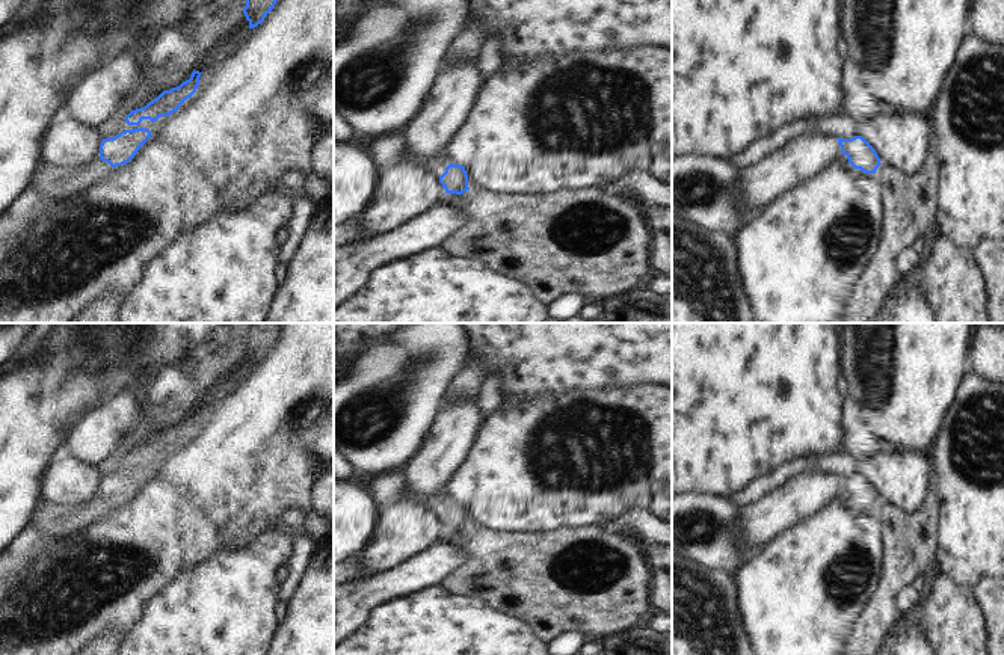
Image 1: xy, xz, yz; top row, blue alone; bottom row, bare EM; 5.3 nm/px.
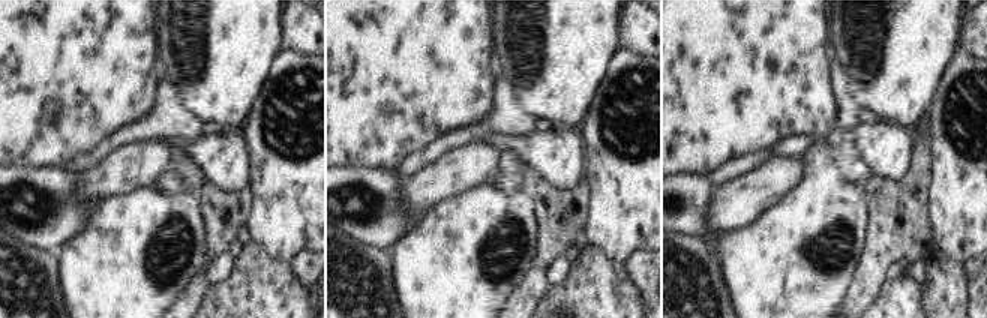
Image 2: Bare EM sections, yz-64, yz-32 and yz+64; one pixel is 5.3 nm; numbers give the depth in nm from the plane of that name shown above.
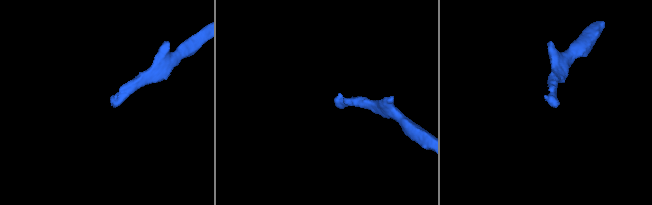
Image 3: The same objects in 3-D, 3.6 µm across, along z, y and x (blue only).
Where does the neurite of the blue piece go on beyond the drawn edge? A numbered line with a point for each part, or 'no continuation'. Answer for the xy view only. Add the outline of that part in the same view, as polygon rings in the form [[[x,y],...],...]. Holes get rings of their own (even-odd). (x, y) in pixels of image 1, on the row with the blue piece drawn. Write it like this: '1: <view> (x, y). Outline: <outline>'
1: xy (56, 181). Outline: [[[97,158],[80,169],[59,171],[39,163],[35,183],[54,193],[79,193],[109,177],[112,166]]]

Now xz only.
1: xz (435, 166). Outline: [[[442,152],[430,157],[424,163],[424,171],[439,181],[439,177],[445,172],[445,168],[451,163],[450,157]]]

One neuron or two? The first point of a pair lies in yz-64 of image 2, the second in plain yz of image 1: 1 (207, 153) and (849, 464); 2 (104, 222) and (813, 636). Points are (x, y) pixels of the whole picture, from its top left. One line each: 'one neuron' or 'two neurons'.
1: one neuron
2: one neuron

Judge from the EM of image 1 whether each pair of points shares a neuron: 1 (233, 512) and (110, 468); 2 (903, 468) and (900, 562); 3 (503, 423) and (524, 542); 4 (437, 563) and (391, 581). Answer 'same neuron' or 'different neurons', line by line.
1: different neurons
2: different neurons
3: different neurons
4: same neuron

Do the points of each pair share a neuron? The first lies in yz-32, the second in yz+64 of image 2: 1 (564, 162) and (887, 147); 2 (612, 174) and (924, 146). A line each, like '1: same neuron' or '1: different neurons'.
1: same neuron
2: different neurons

